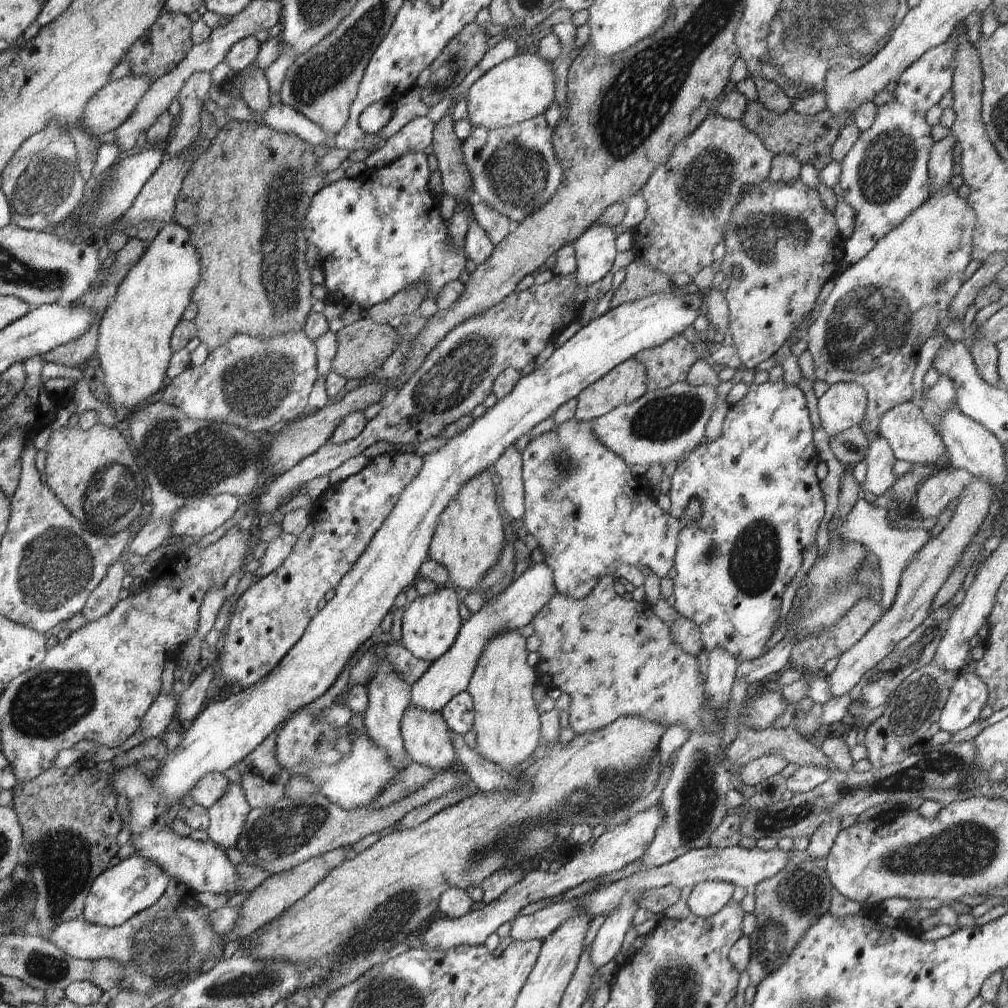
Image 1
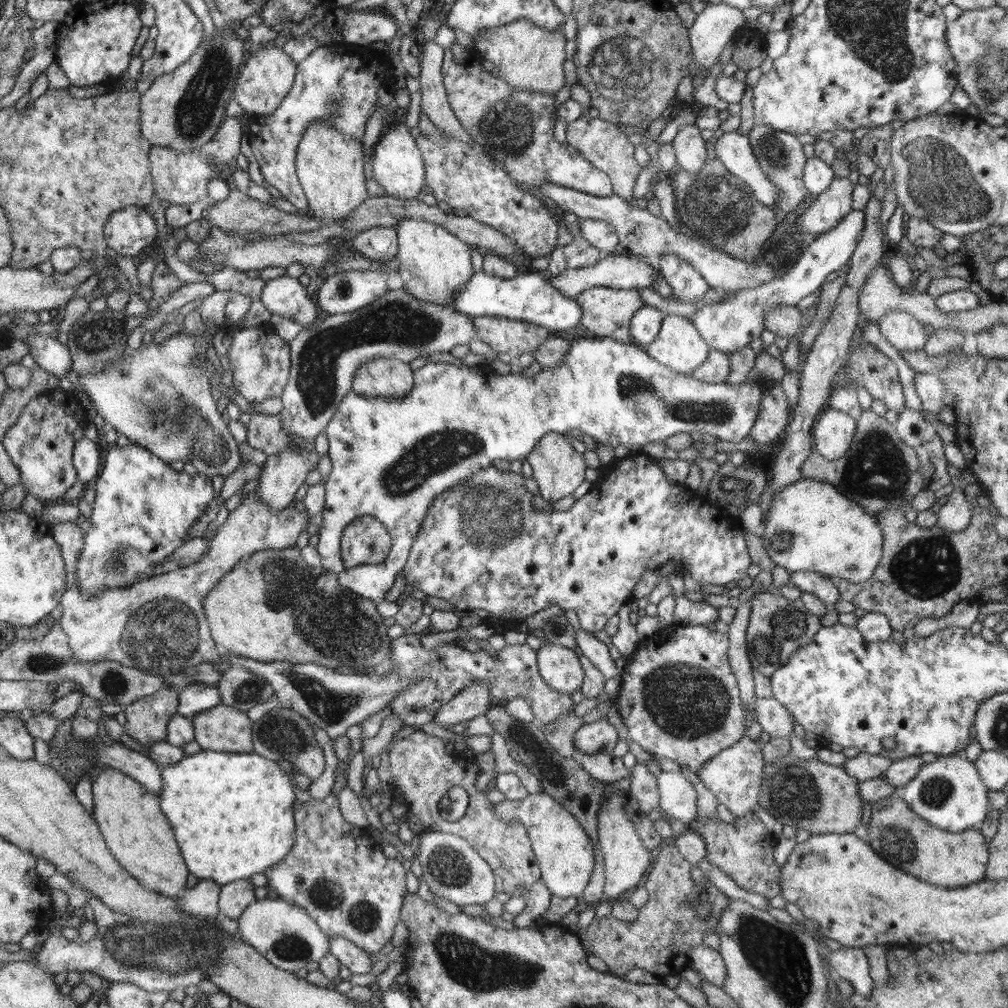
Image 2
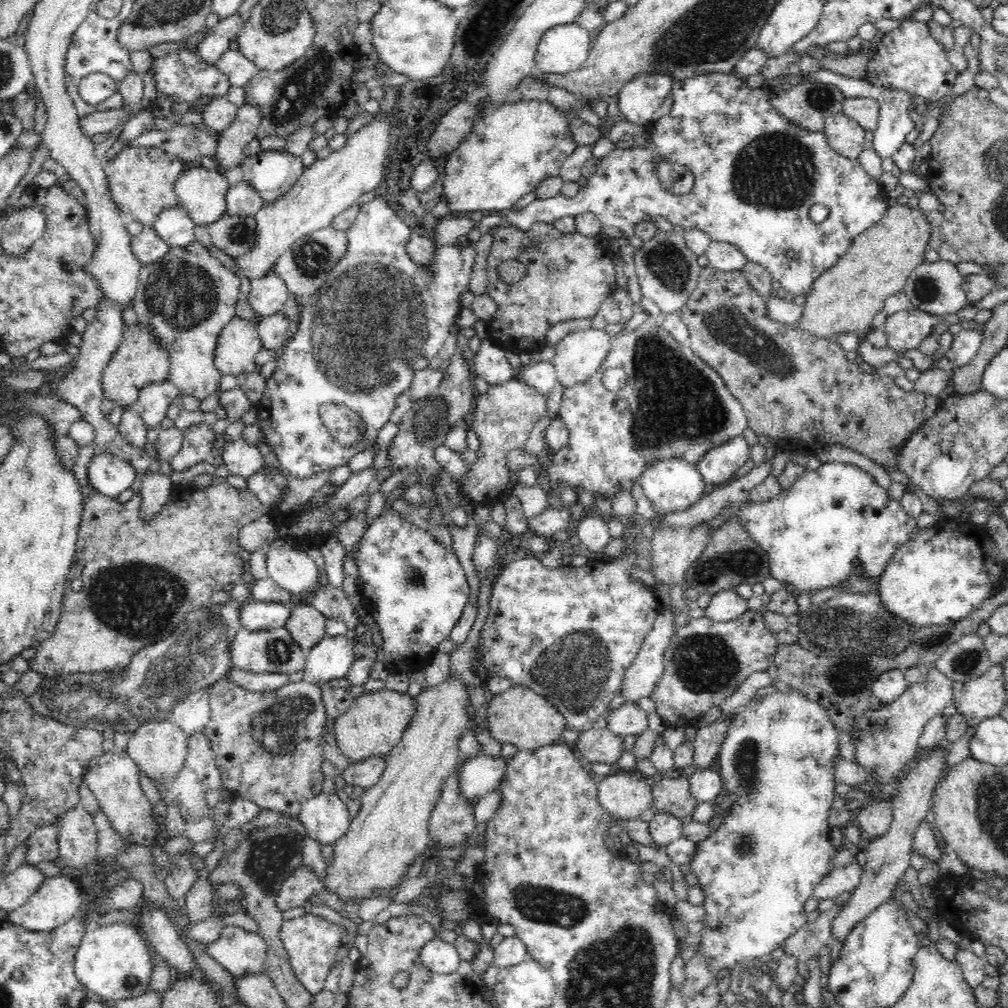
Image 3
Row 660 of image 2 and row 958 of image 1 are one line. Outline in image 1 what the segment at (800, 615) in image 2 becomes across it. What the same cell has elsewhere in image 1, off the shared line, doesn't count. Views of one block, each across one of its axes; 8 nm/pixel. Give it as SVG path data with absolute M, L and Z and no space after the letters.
M790 862L778 874L759 882L754 888L757 923L749 935L751 940L751 957L747 968L751 984L759 982L772 971L778 970L786 961L800 938L810 928L812 921L829 912L833 884L827 871L815 862Z

